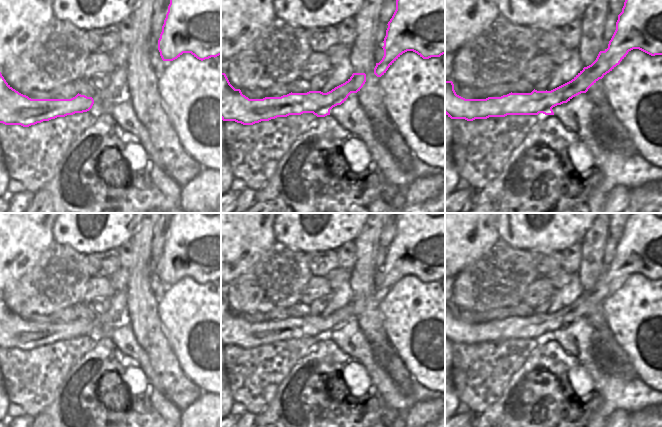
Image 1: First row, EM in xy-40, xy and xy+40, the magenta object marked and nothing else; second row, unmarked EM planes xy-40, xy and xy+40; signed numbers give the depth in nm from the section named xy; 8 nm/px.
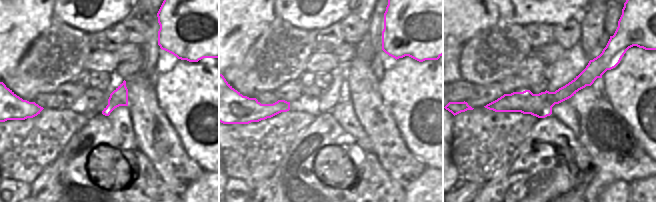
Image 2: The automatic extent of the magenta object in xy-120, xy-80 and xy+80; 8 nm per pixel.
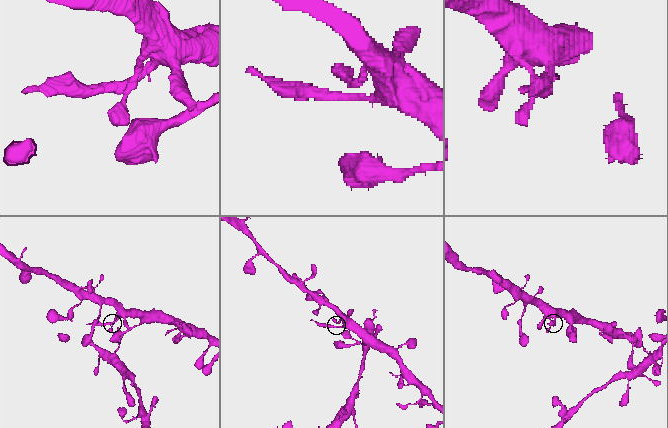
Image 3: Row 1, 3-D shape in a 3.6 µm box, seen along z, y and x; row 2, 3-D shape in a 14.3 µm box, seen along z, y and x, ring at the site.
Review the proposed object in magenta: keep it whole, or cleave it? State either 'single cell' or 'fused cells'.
fused cells

